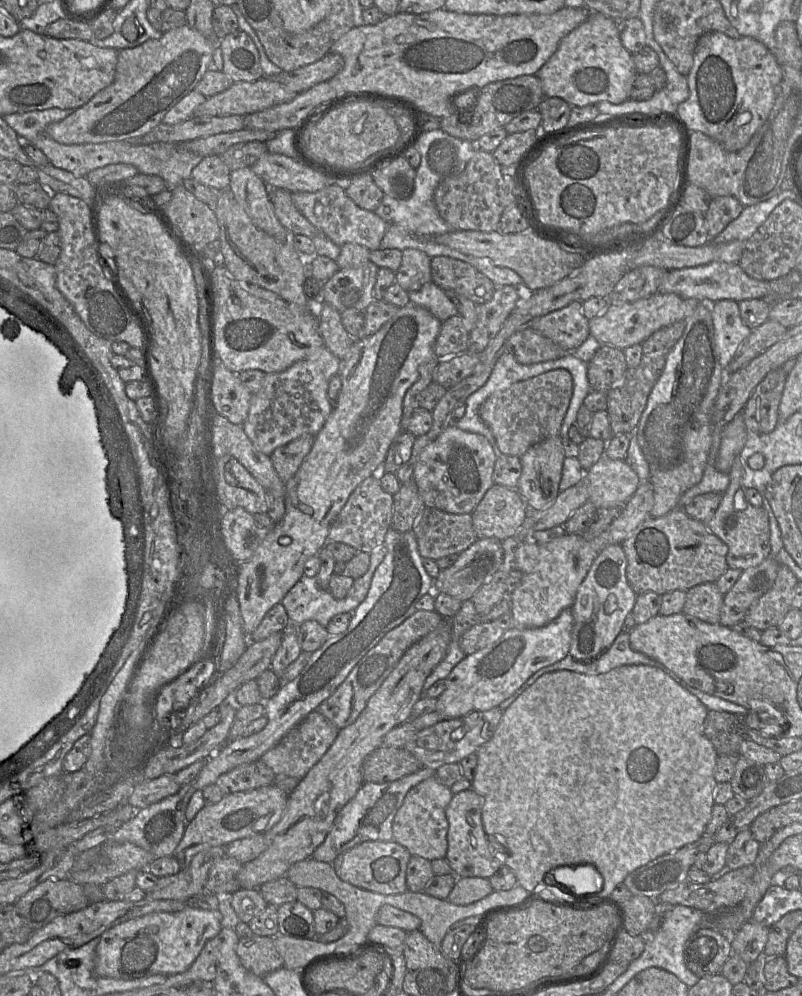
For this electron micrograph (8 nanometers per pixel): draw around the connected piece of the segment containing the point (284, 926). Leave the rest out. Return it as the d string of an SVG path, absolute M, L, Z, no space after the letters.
M299 901L278 906L277 914L279 934L300 939L316 938L313 911Z

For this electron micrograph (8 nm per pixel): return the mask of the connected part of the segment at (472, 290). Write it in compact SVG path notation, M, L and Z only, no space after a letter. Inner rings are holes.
M449 256L431 258L431 277L432 282L444 291L454 291L477 305L491 300L496 289L493 282L474 266Z

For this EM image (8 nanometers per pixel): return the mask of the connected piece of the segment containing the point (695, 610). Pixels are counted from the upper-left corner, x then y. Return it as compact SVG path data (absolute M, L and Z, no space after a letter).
M703 583L687 590L683 614L698 618L711 624L720 620L724 594L715 583Z

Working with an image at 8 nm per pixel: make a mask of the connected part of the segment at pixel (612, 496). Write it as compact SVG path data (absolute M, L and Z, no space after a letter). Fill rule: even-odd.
M605 455L585 471L585 483L588 498L597 508L623 507L641 484L625 460Z

